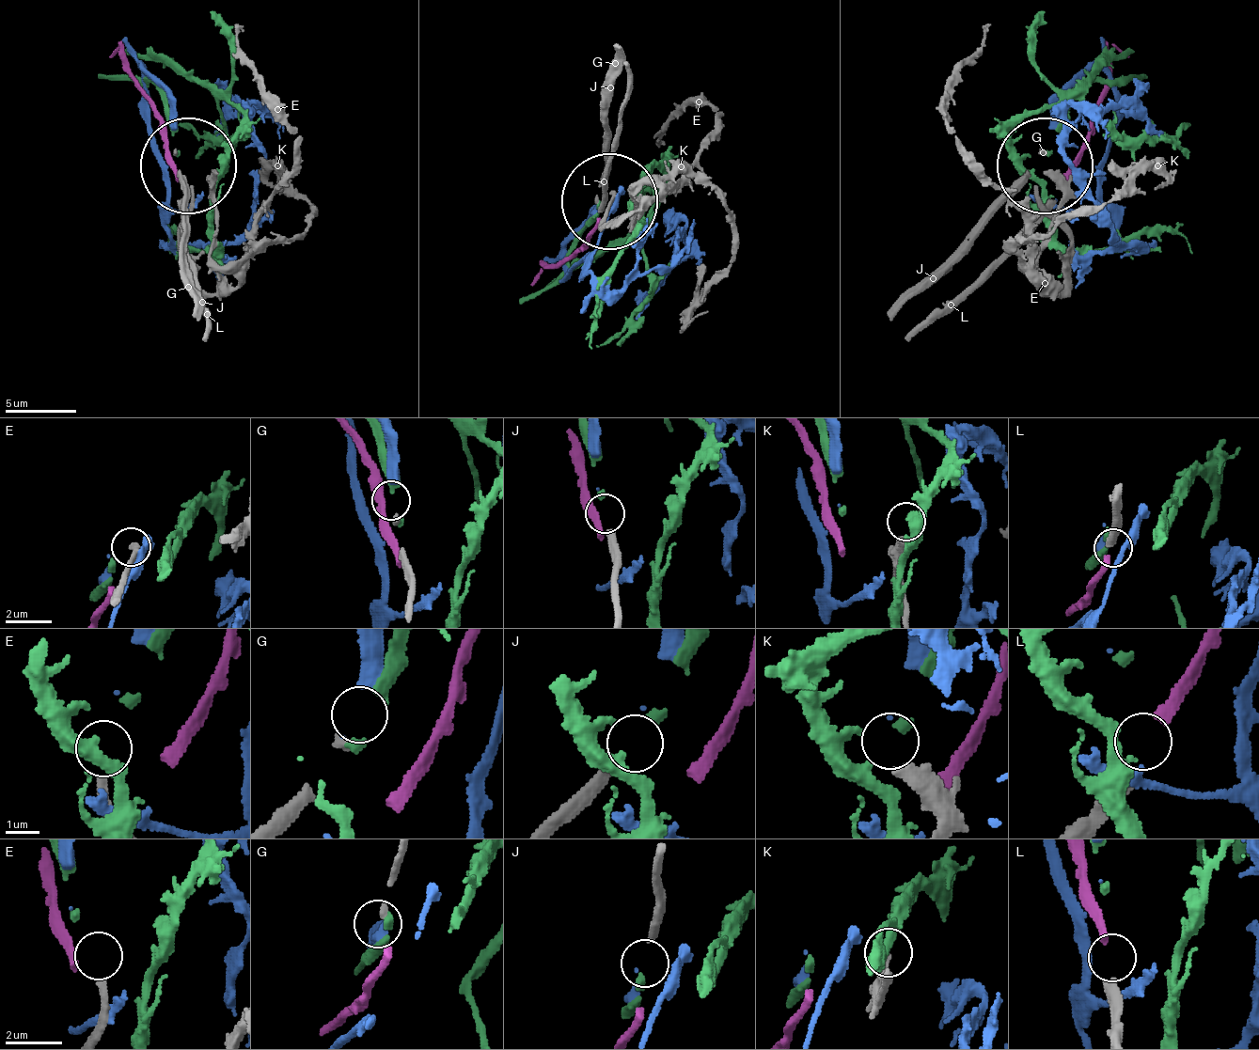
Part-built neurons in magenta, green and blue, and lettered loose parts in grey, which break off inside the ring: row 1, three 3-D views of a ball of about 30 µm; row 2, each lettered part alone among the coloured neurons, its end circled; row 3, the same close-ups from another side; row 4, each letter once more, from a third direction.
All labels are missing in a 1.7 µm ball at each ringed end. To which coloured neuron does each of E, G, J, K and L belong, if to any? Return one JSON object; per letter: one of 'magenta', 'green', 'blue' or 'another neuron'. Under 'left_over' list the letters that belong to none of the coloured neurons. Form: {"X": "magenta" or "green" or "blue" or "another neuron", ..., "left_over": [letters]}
{"E": "another neuron", "G": "blue", "J": "green", "K": "another neuron", "L": "magenta", "left_over": ["E", "K"]}

